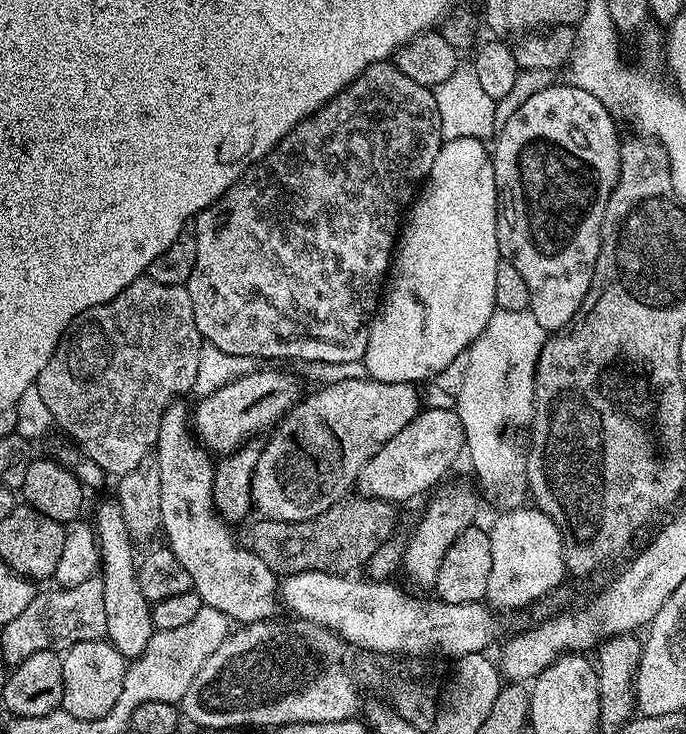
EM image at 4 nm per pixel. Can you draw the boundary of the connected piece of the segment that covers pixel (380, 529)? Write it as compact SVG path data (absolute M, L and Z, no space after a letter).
M349 494L340 500L330 510L310 518L307 524L261 524L254 533L254 538L243 538L243 545L254 542L257 556L266 562L277 574L289 574L304 571L333 572L341 574L355 573L355 568L363 569L373 554L383 544L393 539L392 531L396 528L395 503L386 500L376 500L373 496Z

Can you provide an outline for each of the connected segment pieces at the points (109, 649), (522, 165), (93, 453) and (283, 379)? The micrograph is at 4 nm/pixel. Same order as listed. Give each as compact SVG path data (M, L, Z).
M107 639L78 642L62 656L62 708L74 718L102 718L114 710L128 669L126 658Z
M561 82L561 84L549 83L547 86L539 88L534 94L530 94L530 98L526 98L526 102L522 102L522 106L518 106L518 110L514 110L514 114L510 114L510 118L506 118L504 124L499 125L498 135L495 137L496 152L491 153L492 165L494 166L494 182L496 183L496 233L498 234L498 246L500 247L500 255L503 259L508 260L522 274L522 278L526 282L526 286L530 286L530 302L528 303L528 311L534 314L534 318L538 318L538 326L542 326L542 330L546 334L555 334L559 328L565 328L573 318L576 317L576 311L582 306L582 302L586 298L586 294L592 289L592 279L594 278L594 266L598 258L598 250L600 249L600 228L604 224L604 203L610 198L610 194L616 185L616 179L620 177L620 145L621 137L616 137L616 124L613 113L606 110L606 106L602 106L602 102L598 102L598 98L594 98L594 94L586 94L586 90L575 88L573 84Z
M145 274L110 302L86 310L72 321L34 387L42 394L53 421L81 444L83 455L109 477L119 478L153 455L164 411L183 392L195 389L201 347L187 287L166 286Z
M264 366L259 370L253 370L245 376L237 376L223 384L217 392L211 392L209 396L203 397L199 401L196 412L194 408L194 432L199 443L203 445L209 453L221 452L221 457L227 458L237 451L247 442L251 436L256 436L259 432L267 433L269 429L280 423L289 411L296 407L302 399L300 392L300 380L292 372L279 372L279 367Z

